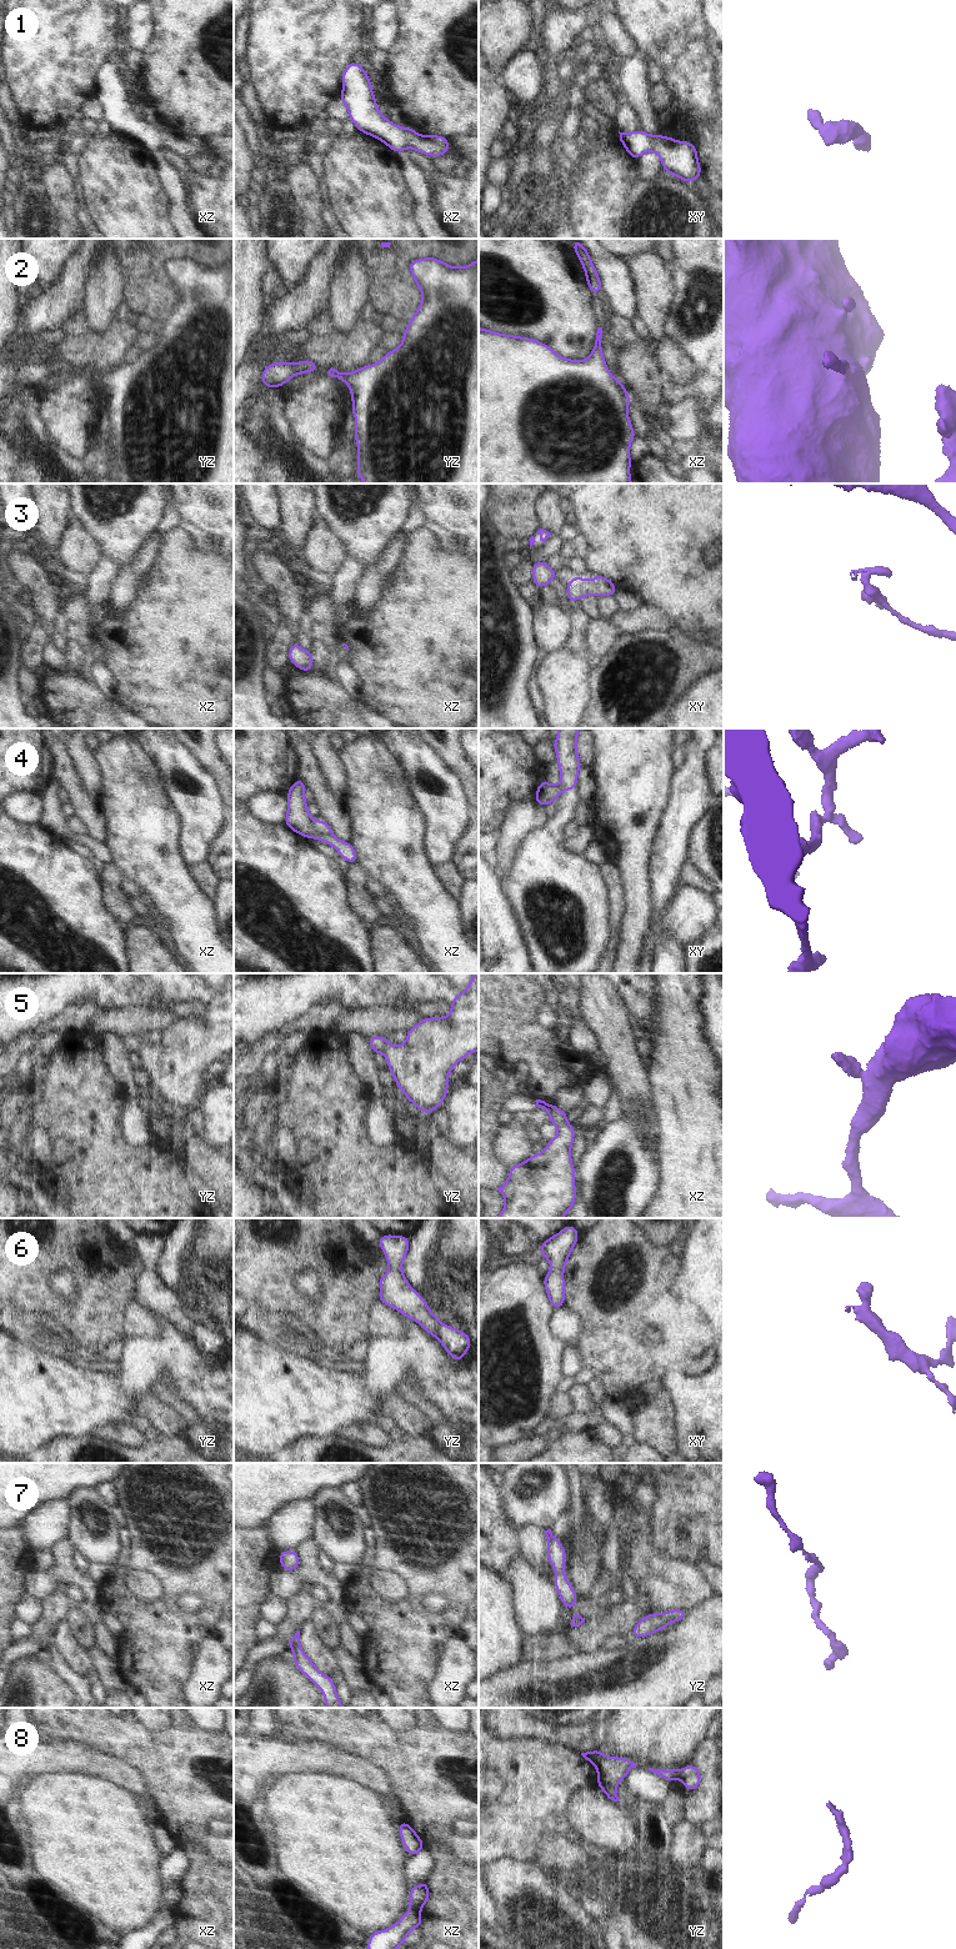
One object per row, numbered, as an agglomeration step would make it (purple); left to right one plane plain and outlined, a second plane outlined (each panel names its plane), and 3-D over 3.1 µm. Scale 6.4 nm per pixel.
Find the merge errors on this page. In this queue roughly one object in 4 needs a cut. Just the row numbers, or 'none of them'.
3, 4, 8

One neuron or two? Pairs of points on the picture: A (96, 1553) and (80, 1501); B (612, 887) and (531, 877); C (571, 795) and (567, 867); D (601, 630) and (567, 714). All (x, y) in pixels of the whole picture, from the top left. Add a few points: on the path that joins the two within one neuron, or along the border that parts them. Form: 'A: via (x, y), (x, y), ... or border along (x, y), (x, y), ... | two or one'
A: via (96, 1541), (90, 1513) | one
B: border along (599, 865), (606, 886), (609, 915) | two
C: via (565, 812), (556, 825), (556, 850) | one
D: border along (589, 624), (586, 642), (595, 660) | two

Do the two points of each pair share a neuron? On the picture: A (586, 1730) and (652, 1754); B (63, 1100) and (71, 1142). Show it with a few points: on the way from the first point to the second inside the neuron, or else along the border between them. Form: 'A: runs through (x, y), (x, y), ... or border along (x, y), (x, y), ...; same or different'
A: border along (601, 1727), (596, 1733), (600, 1742), (597, 1748); different
B: runs through (71, 1110), (71, 1132); same

